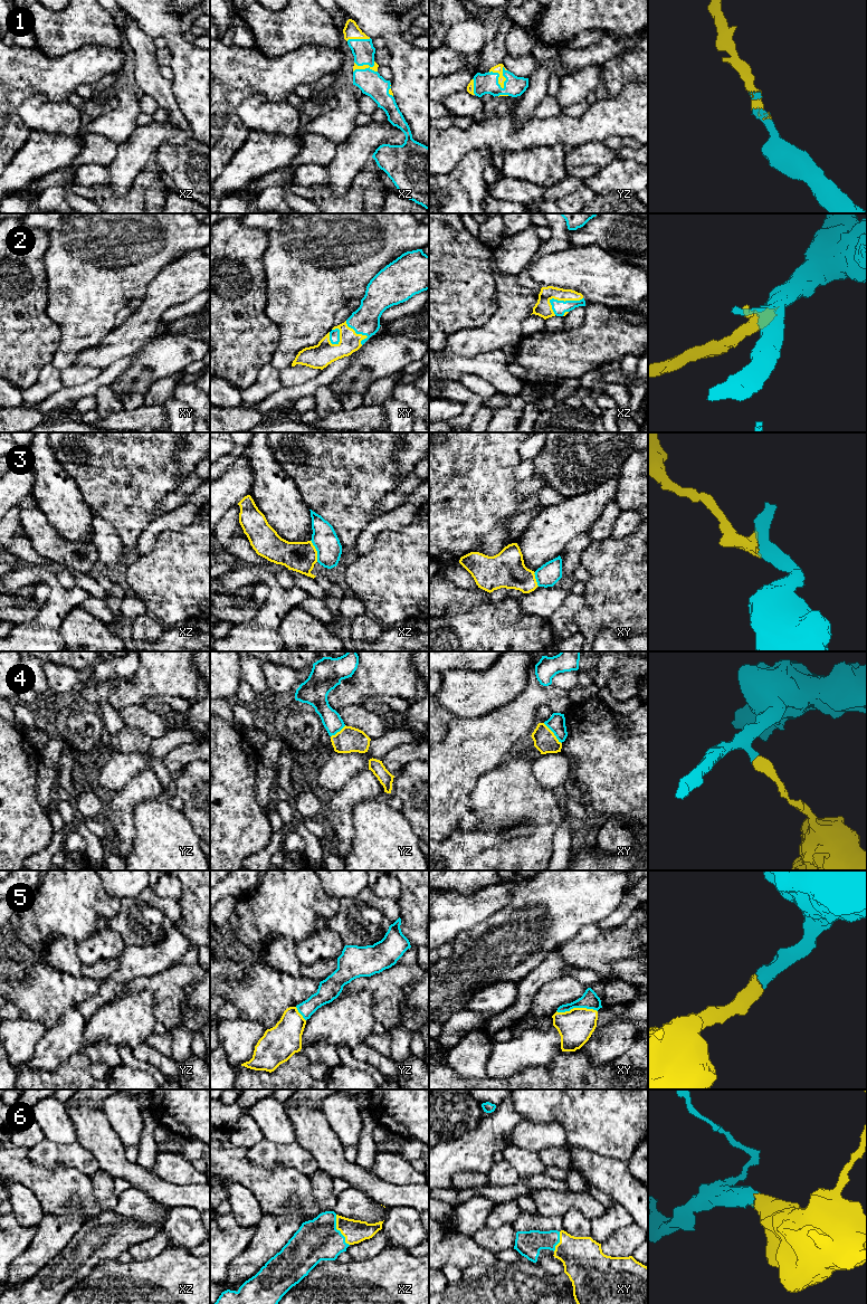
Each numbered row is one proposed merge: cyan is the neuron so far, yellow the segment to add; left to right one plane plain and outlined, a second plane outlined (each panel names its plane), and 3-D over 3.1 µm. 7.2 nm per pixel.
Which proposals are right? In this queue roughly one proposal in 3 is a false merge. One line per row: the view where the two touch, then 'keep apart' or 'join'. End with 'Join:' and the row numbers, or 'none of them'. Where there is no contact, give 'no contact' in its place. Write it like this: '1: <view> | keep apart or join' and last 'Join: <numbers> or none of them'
1: yz | join
2: xz | join
3: xz | keep apart
4: xy | keep apart
5: xy | join
6: xz | join
Join: 1, 2, 5, 6

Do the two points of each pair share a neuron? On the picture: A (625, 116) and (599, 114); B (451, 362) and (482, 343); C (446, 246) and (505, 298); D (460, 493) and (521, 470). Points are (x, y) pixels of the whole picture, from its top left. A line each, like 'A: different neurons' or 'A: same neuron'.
A: same neuron
B: different neurons
C: different neurons
D: different neurons

